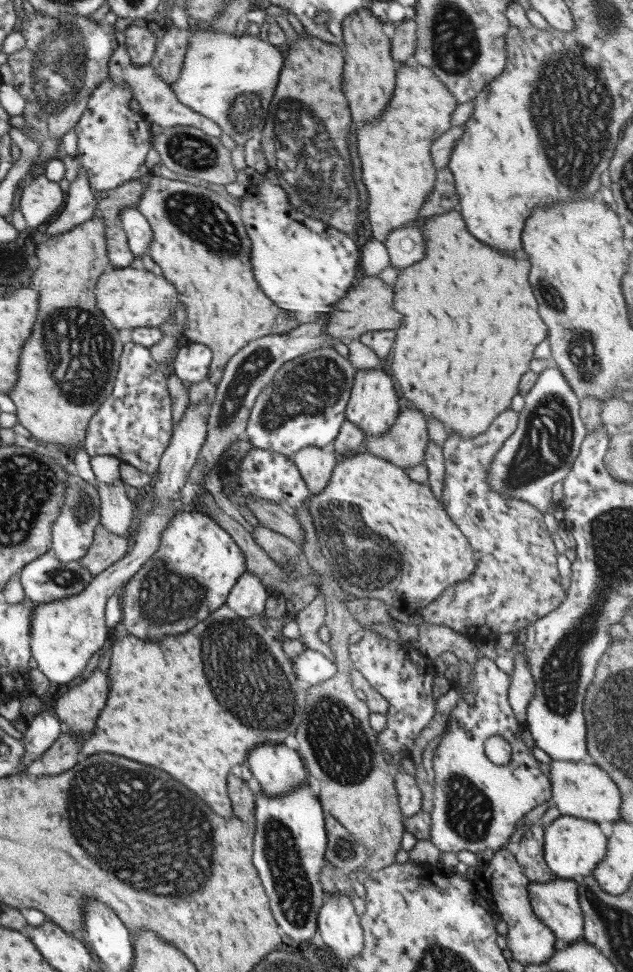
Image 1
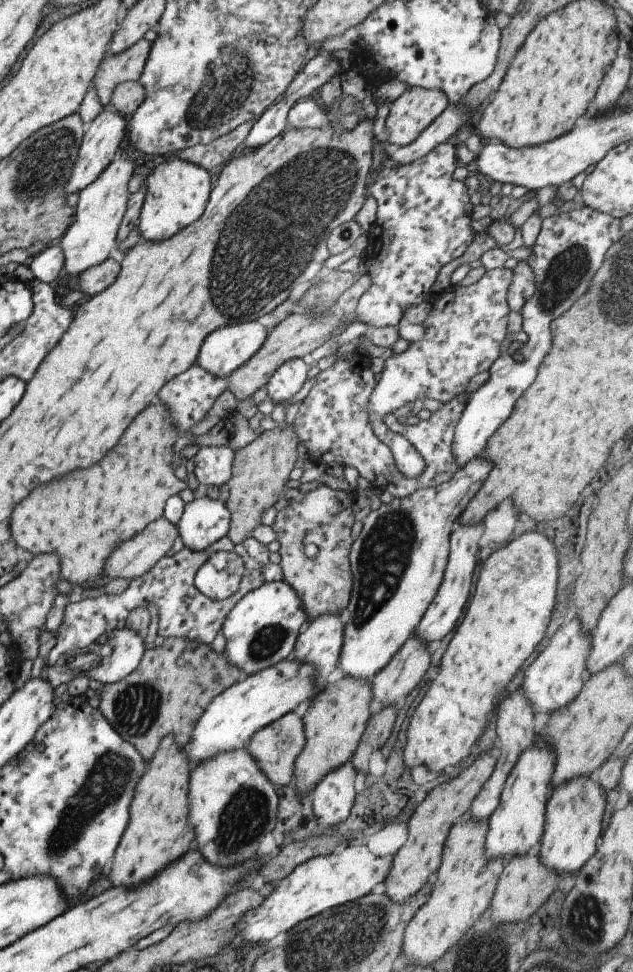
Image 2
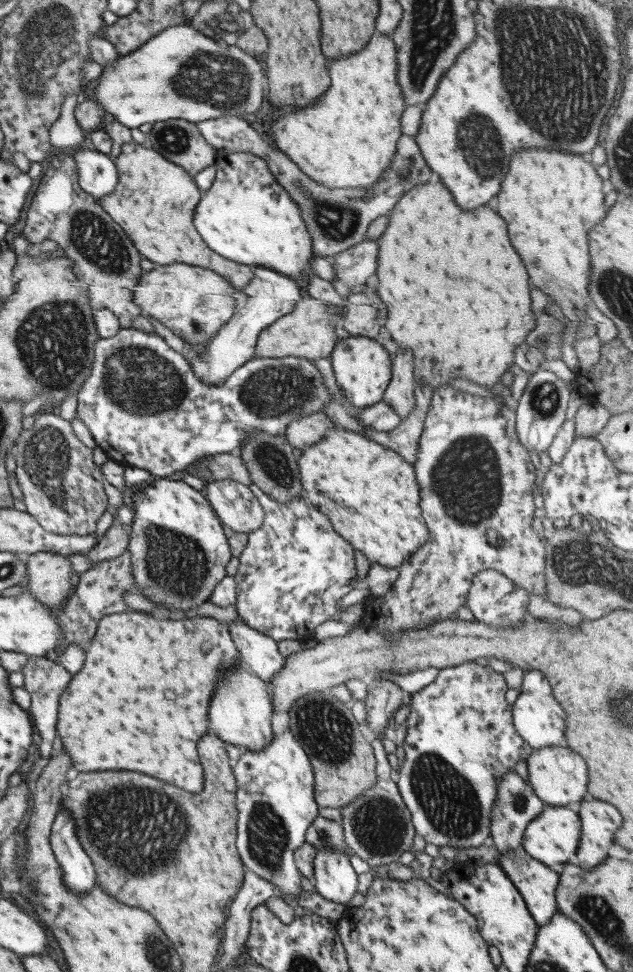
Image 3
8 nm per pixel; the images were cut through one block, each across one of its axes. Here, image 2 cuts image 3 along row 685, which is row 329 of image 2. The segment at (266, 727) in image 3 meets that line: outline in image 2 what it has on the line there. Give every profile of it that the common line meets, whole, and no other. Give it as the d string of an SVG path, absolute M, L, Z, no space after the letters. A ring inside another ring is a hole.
M257 320L216 328L201 343L197 365L213 376L226 378L257 352L267 333Z

